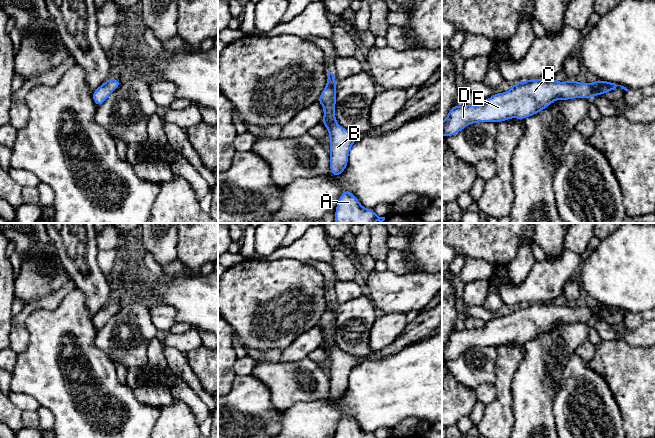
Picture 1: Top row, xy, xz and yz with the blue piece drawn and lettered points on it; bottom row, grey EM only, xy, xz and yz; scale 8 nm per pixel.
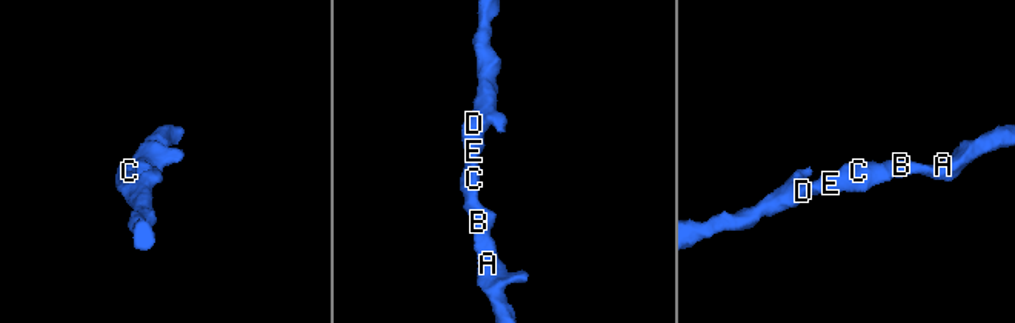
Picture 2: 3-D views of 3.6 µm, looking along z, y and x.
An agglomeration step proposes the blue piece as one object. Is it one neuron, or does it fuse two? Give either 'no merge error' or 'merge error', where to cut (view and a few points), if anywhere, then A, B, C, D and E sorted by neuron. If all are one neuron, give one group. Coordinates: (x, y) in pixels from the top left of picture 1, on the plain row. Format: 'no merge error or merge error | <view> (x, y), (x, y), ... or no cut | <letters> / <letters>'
no merge error | no cut | A B C D E

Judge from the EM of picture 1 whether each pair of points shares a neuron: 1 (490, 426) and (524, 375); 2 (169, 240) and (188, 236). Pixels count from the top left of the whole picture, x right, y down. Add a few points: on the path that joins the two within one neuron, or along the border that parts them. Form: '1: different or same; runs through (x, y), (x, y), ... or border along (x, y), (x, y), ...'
1: different; border along (516, 371), (512, 381), (513, 417)
2: different; border along (178, 233), (176, 257)

